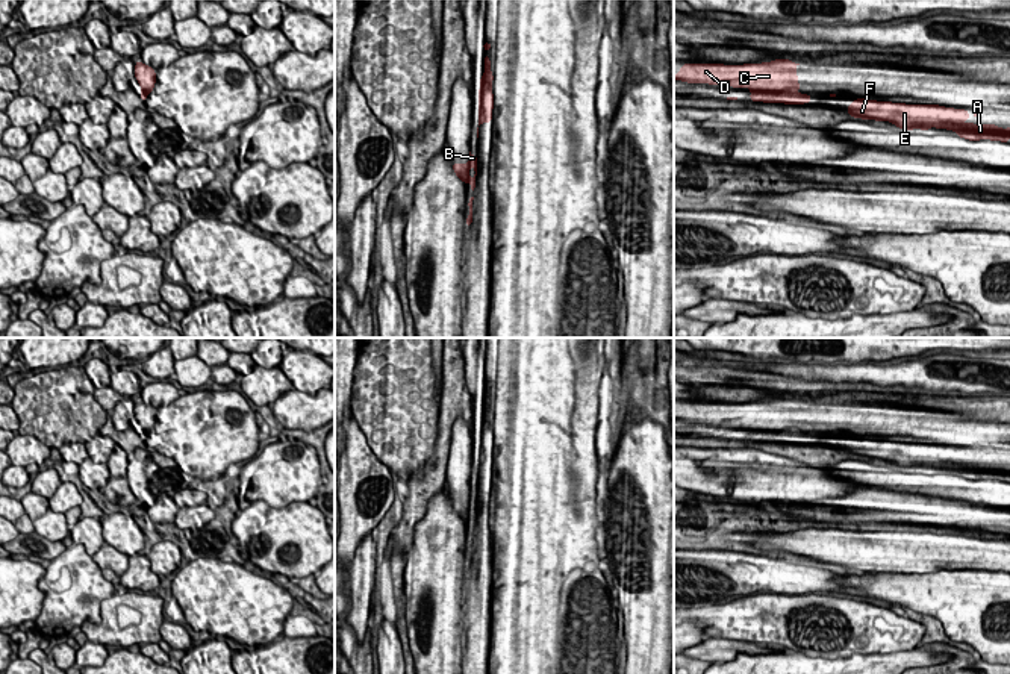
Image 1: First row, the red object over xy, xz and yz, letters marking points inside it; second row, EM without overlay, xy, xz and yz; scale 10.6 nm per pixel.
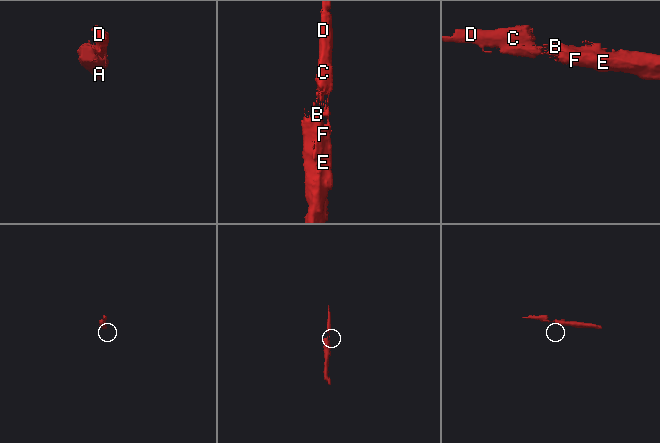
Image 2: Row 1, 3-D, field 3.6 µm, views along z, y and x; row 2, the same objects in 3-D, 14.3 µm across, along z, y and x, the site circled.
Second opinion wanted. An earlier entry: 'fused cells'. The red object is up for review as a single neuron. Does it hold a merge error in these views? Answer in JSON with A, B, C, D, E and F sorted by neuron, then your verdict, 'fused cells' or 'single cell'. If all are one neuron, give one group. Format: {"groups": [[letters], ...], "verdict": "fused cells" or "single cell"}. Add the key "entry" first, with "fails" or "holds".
{"entry": "holds", "groups": [["A", "B", "E", "F"], ["C", "D"]], "verdict": "fused cells"}

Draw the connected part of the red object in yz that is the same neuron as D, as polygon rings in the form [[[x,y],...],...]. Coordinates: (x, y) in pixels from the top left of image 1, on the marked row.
[[[790,59],[762,64],[683,64],[674,80],[766,91],[800,91],[796,68]]]

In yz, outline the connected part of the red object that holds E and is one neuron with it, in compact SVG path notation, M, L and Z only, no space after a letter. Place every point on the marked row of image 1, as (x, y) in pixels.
M854 98L848 105L848 115L862 120L890 121L898 129L921 129L930 127L954 130L960 138L969 141L990 139L1008 142L1010 126L1001 129L996 124L963 124L960 121L969 120L966 109L945 108L939 105L906 105L892 101L877 101L868 98Z

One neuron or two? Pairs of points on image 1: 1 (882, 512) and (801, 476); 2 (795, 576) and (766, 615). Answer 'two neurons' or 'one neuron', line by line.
1: two neurons
2: two neurons

